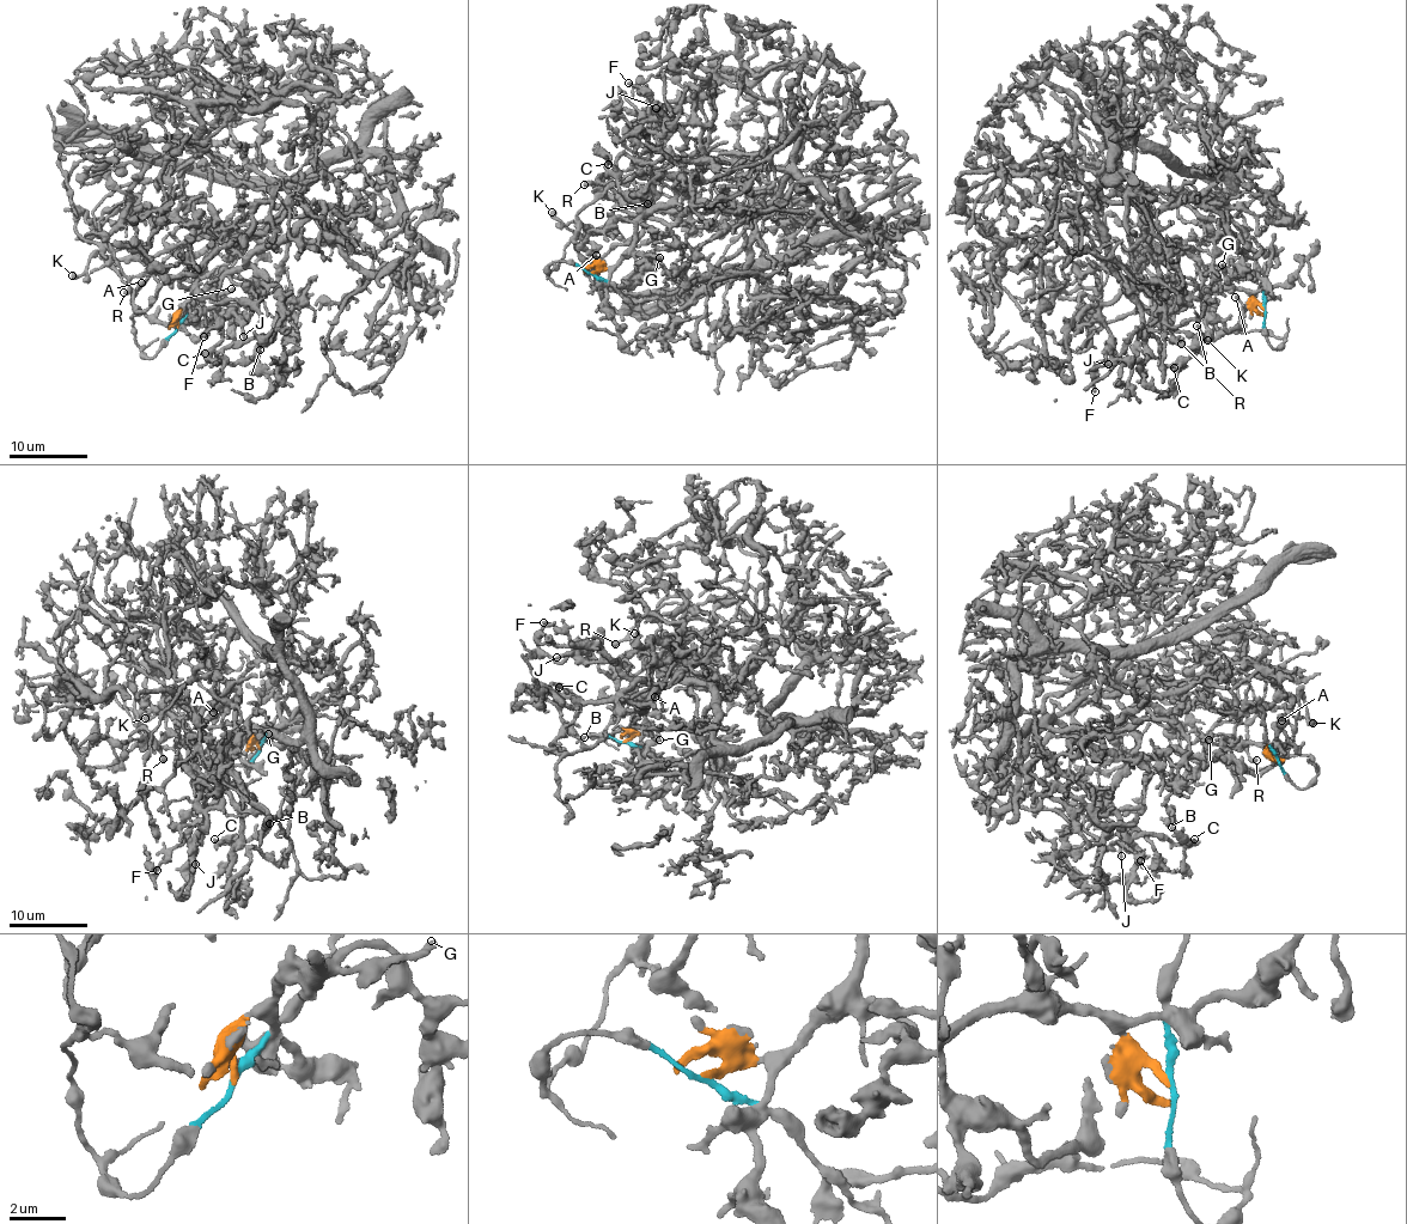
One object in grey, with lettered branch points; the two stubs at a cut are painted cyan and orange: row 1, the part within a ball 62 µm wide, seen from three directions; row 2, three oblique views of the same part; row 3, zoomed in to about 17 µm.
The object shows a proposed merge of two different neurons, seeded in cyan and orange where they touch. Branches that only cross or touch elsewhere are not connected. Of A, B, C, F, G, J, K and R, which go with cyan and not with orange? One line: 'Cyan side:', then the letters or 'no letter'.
Cyan side: A, K, R

